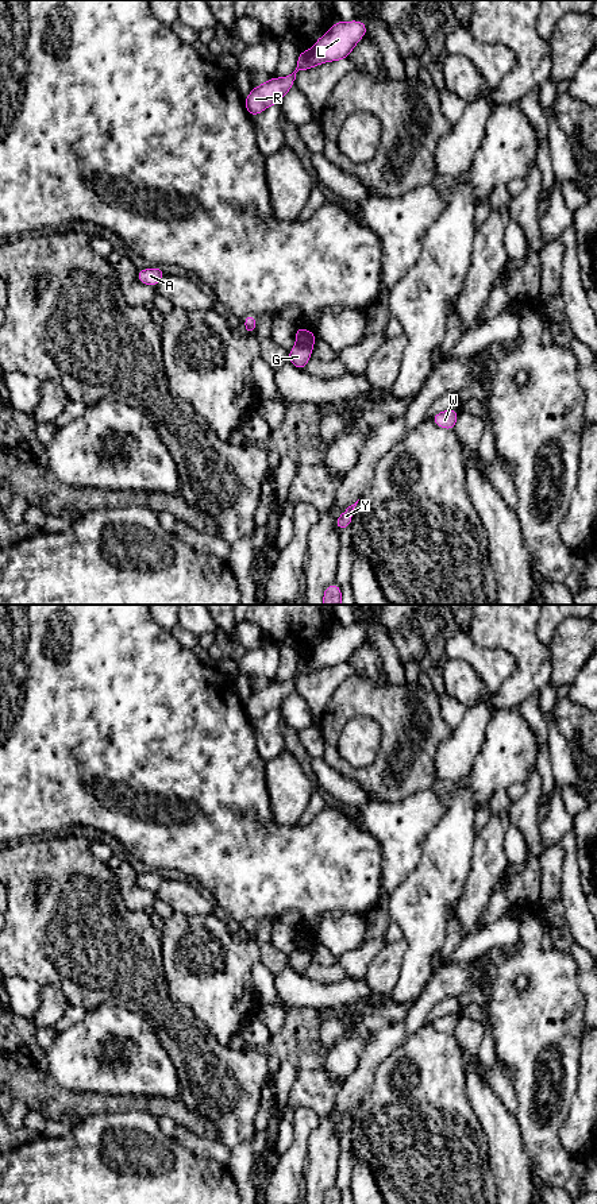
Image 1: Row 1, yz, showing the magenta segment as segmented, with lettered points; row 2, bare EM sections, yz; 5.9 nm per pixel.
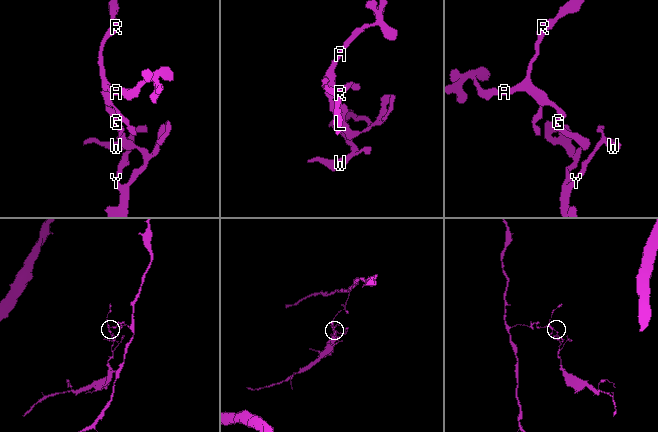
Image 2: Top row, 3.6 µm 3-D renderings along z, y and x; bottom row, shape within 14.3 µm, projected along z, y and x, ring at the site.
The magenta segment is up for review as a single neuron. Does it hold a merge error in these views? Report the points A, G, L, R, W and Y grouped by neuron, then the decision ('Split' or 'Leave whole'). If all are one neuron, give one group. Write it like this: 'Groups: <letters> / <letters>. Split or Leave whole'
Groups: A L R / G W Y. Split

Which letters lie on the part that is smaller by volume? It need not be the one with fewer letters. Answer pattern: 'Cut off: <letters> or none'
Cut off: G, W, Y

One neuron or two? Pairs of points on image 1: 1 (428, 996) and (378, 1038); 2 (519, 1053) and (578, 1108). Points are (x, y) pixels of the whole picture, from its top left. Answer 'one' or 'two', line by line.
1: one
2: two

